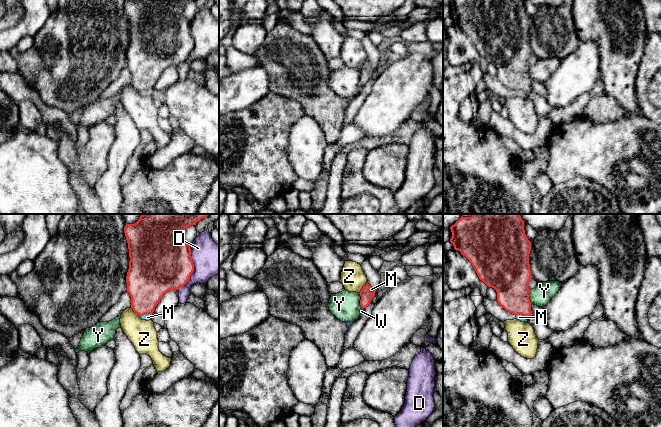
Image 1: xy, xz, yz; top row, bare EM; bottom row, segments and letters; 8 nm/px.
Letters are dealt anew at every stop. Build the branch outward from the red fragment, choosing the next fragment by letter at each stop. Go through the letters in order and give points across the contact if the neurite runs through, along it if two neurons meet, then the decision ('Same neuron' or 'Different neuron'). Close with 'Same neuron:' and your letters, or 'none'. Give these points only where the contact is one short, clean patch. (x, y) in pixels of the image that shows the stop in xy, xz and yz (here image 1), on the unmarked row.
D: Different neuron
M: Boundary: yz (516, 90), (522, 90), (526, 93). Different neuron
W: Path across: xz (366, 72), (363, 83), (362, 85). Same neuron
Y: Boundary: xz (358, 69), (361, 82). Different neuron
Z: Different neuron
Same neuron: W

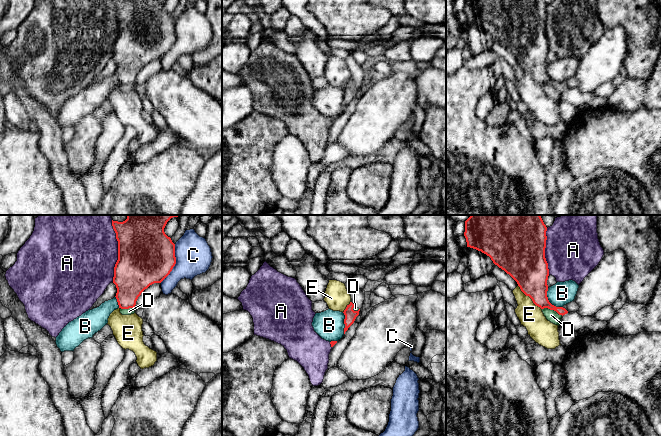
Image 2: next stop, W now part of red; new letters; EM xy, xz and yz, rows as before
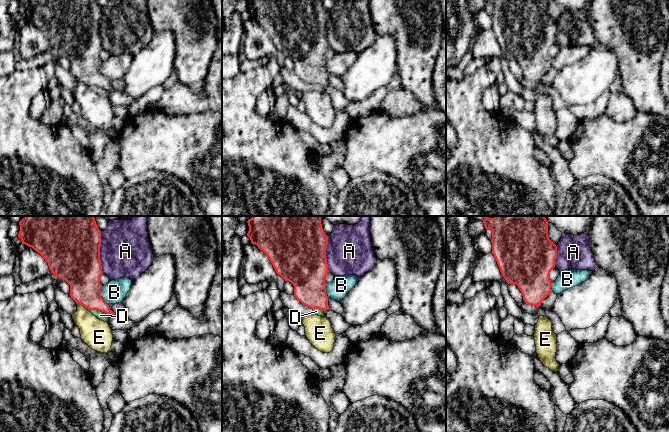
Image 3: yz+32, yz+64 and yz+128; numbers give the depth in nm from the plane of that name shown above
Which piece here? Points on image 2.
A: Different neuron
B: Boundary: yz (547, 64), (547, 75), (552, 80), (562, 83). Different neuron
C: Different neuron
D: Different neuron
E: Different neuron
Same neuron: none

